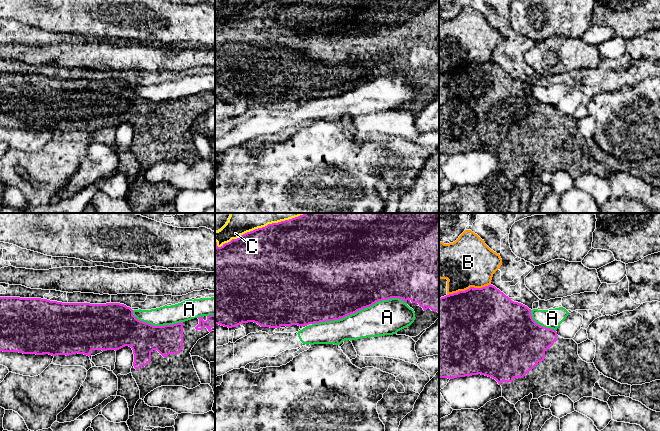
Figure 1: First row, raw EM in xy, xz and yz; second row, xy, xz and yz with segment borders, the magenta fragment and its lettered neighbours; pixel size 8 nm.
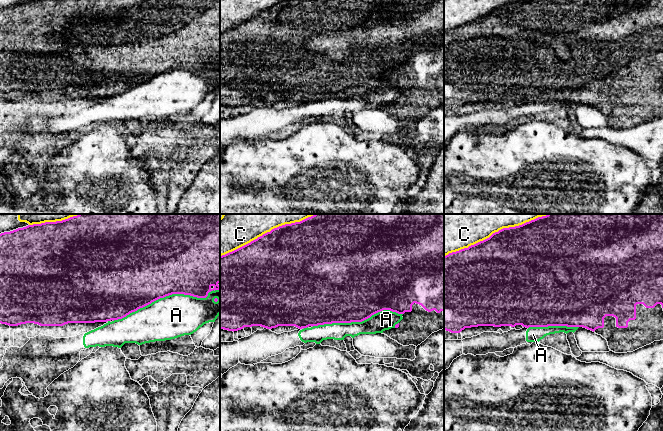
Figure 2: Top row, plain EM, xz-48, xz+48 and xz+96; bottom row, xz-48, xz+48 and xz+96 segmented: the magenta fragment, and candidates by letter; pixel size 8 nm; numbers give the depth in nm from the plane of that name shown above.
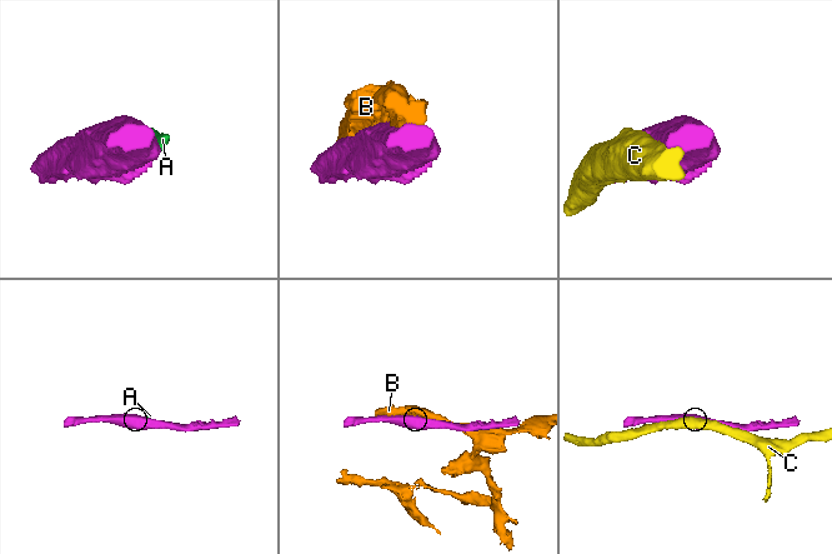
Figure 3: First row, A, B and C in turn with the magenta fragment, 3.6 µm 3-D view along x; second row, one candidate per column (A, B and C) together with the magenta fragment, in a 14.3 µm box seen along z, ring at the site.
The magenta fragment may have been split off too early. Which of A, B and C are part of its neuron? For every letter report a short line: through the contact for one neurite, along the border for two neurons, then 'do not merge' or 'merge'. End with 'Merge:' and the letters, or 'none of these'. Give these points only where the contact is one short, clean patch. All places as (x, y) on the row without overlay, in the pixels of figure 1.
A: do not merge
B: do not merge
C: do not merge
Merge: none of these

